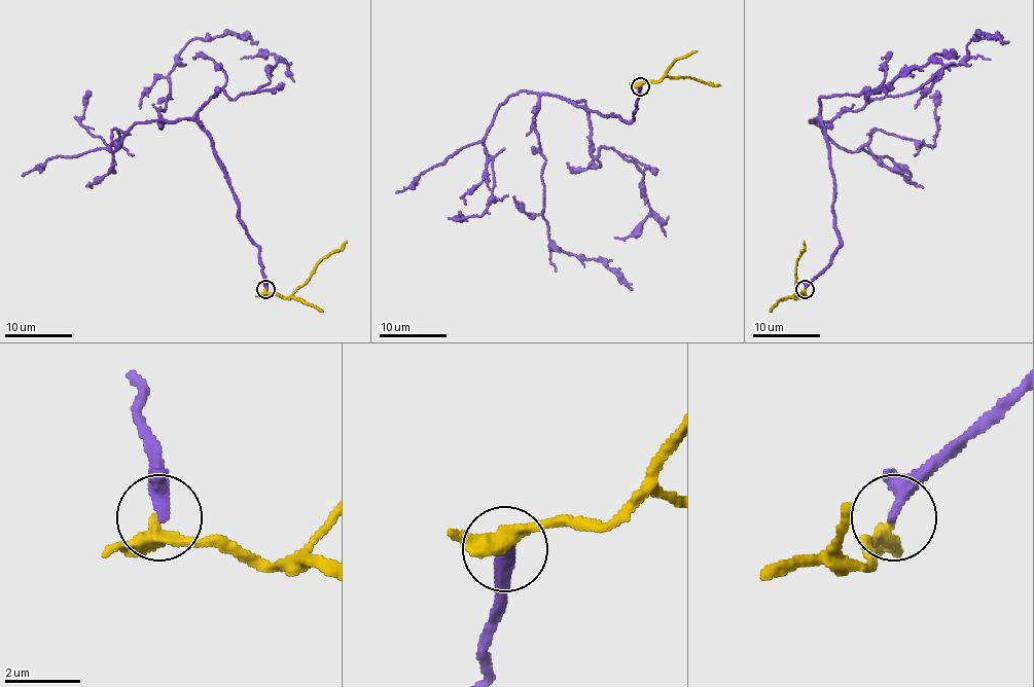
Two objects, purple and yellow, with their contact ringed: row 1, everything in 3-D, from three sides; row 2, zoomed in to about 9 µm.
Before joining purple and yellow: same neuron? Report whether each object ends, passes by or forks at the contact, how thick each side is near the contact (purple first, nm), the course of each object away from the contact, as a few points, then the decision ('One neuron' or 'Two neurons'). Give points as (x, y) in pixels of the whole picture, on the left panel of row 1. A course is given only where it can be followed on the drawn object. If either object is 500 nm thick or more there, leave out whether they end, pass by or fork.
At the ring purple passes by. At the ring yellow passes by. Thickness 260 nm (purple) against 360 nm. Course of purple: (265, 289), (212, 138), (192, 119), (164, 121), (161, 111), (175, 58), (193, 39), (257, 40). Course of yellow: (264, 289), (284, 297), (293, 294), (320, 262), (339, 252), (347, 241). Two neurons

